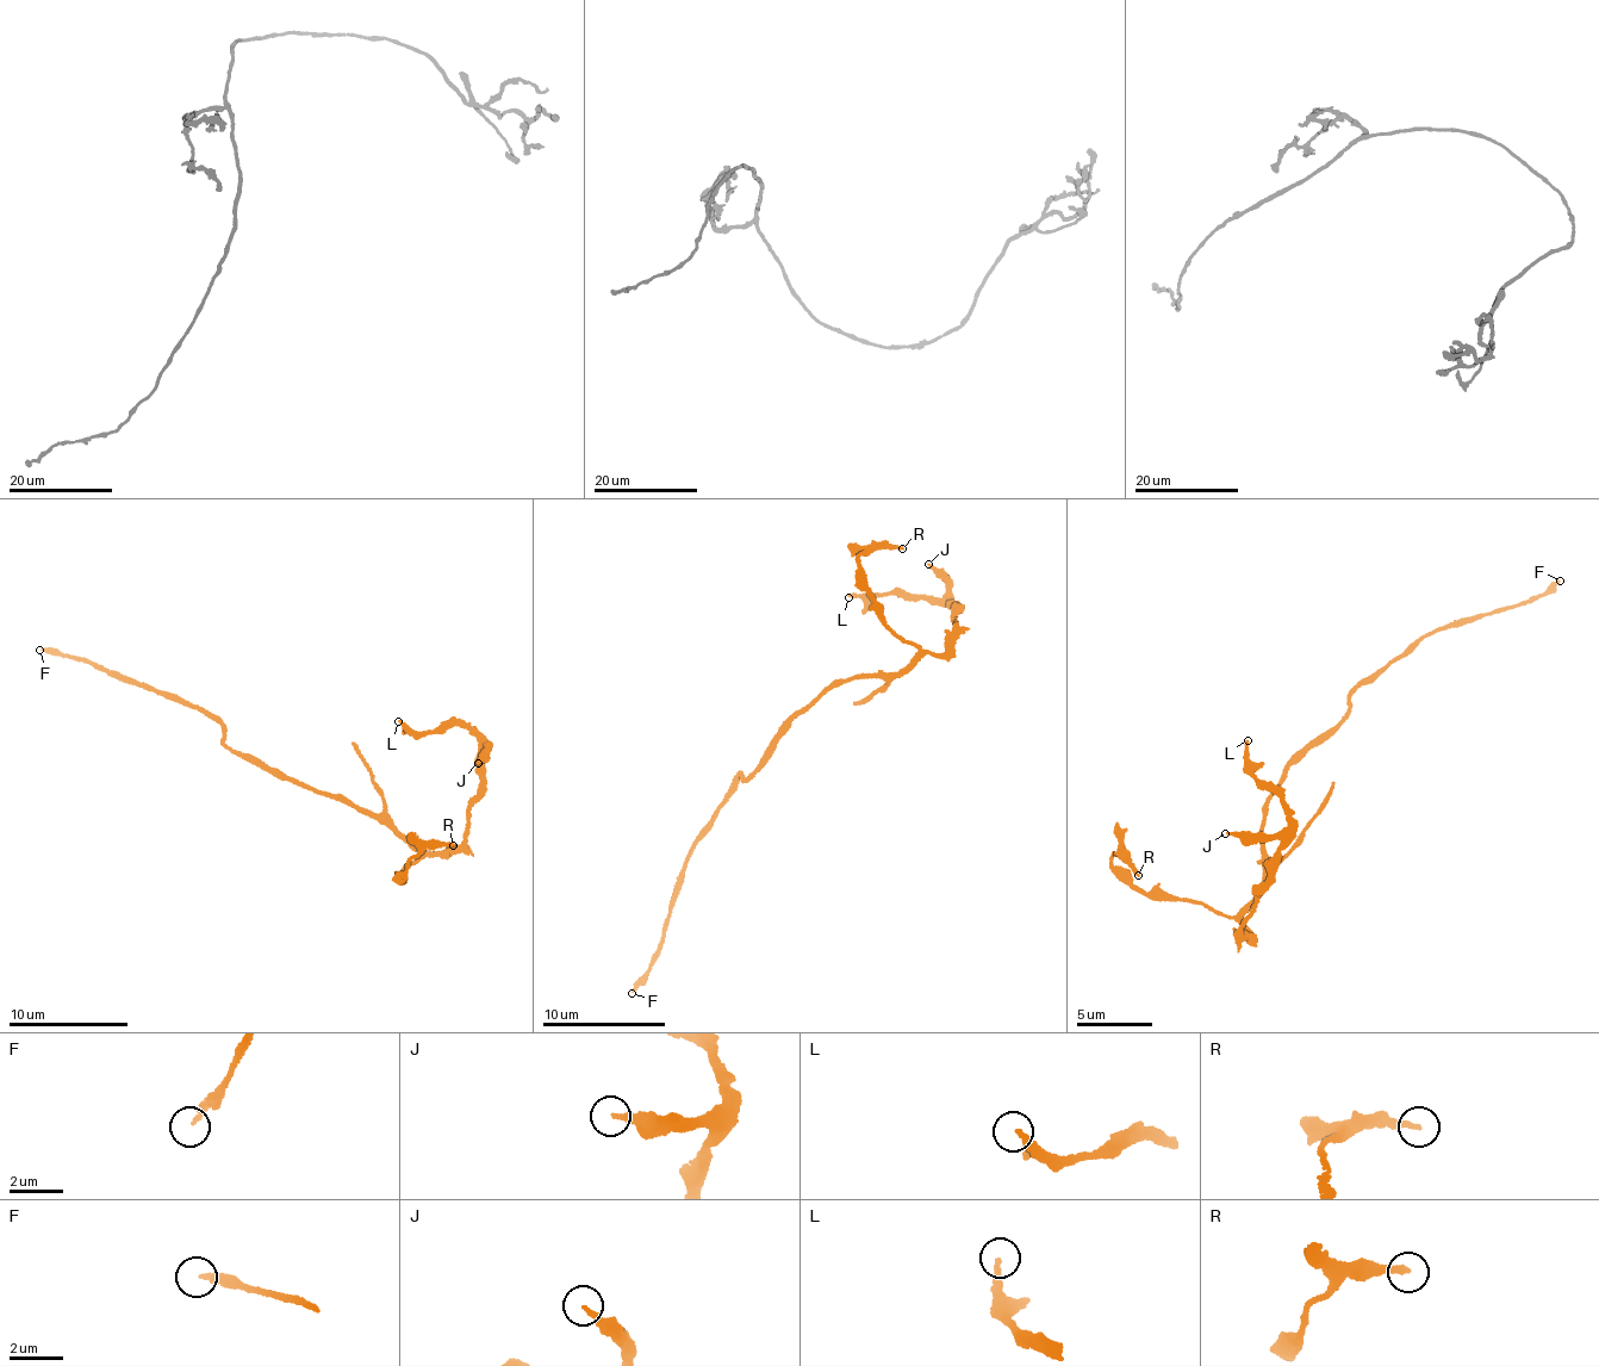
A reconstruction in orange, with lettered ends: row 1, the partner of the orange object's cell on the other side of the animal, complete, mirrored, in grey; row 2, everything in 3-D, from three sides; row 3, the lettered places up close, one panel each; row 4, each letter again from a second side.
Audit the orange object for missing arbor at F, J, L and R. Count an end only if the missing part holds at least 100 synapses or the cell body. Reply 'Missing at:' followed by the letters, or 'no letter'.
Missing at: F

